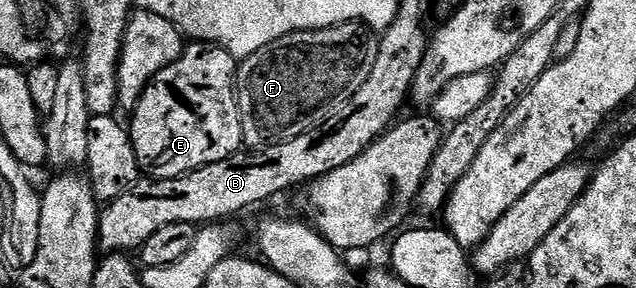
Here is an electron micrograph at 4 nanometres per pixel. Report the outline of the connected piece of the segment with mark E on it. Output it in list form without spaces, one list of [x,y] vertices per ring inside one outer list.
[[[193,42],[185,49],[185,53],[171,66],[167,66],[145,87],[145,93],[139,98],[136,108],[132,109],[133,124],[128,125],[129,136],[133,140],[135,146],[135,154],[137,161],[141,167],[142,173],[146,177],[154,180],[166,180],[167,178],[175,178],[176,176],[186,176],[189,172],[193,172],[196,168],[202,168],[208,164],[217,164],[223,158],[227,158],[231,154],[235,154],[242,147],[241,139],[241,115],[239,114],[239,106],[237,105],[237,70],[239,64],[234,60],[231,53],[220,44],[206,44],[204,42]]]

